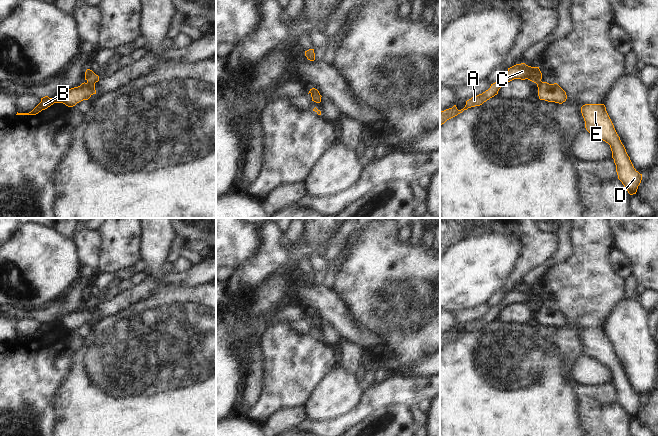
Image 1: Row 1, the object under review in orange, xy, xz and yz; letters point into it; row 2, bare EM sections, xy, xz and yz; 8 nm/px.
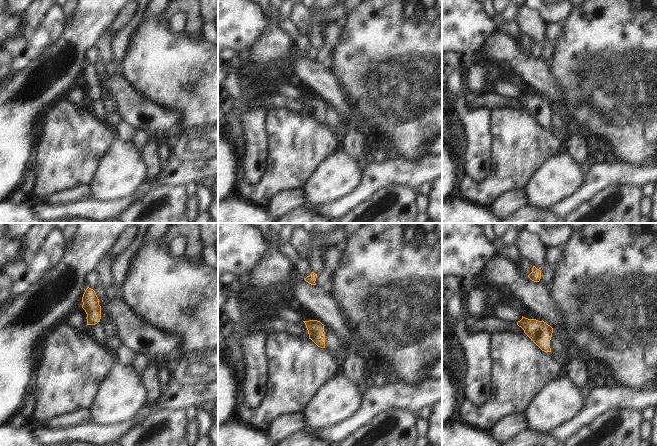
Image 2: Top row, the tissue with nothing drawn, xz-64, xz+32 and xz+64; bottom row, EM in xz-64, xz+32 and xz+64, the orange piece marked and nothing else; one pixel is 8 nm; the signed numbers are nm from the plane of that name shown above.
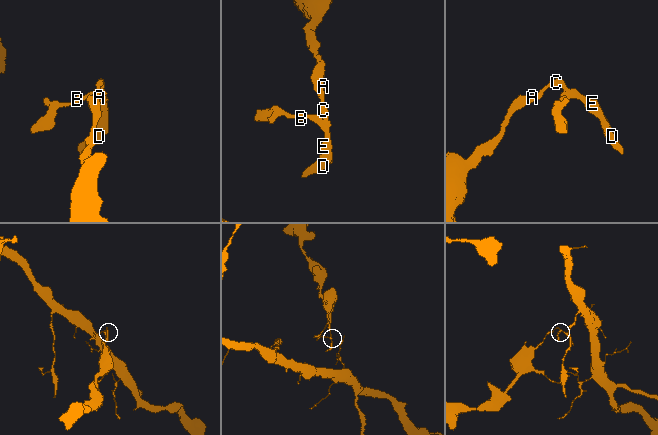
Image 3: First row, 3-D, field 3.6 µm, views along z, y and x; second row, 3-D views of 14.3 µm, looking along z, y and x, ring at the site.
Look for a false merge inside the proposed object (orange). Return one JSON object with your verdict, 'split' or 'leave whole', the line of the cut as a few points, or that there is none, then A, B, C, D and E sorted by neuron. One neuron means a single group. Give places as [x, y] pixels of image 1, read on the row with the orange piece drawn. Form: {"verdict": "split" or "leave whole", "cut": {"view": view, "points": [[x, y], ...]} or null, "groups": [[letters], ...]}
{"verdict": "leave whole", "cut": null, "groups": [["A", "B", "C", "D", "E"]]}

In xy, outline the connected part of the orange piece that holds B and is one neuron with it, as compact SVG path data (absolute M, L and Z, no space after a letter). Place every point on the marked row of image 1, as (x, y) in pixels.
M87 69L85 72L86 83L82 83L78 87L71 88L59 95L57 98L49 98L45 96L41 98L41 102L29 113L18 113L16 115L36 115L42 110L47 109L54 103L63 103L68 107L73 107L77 103L88 100L93 94L96 94L95 83L99 81L99 76L92 70Z

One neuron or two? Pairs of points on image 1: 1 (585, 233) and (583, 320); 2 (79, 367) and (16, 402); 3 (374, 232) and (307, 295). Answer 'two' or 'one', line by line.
1: one
2: two
3: two

